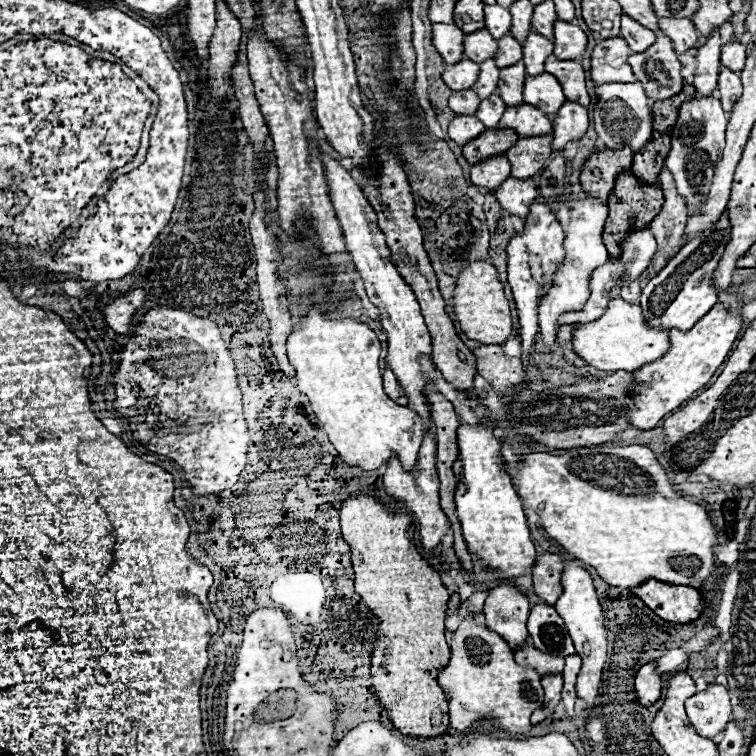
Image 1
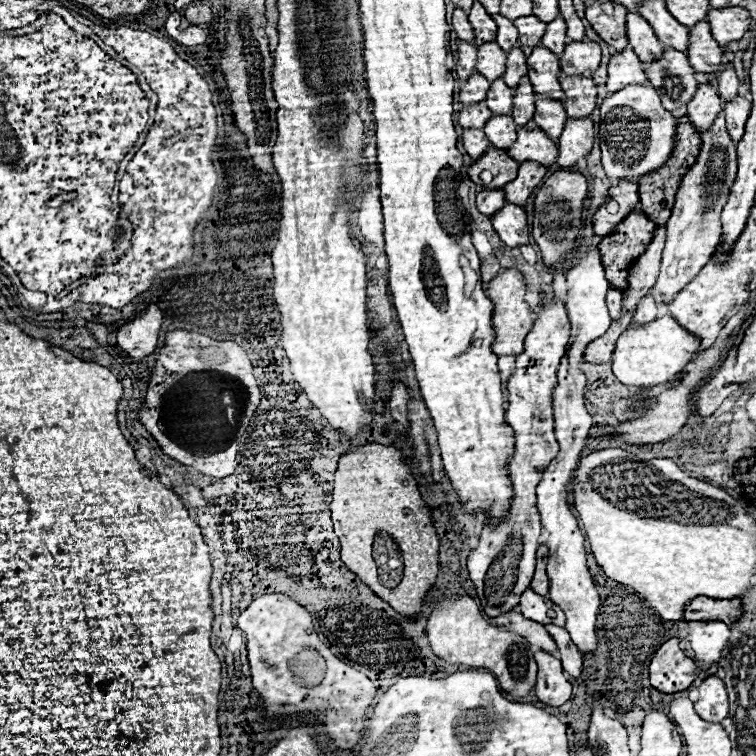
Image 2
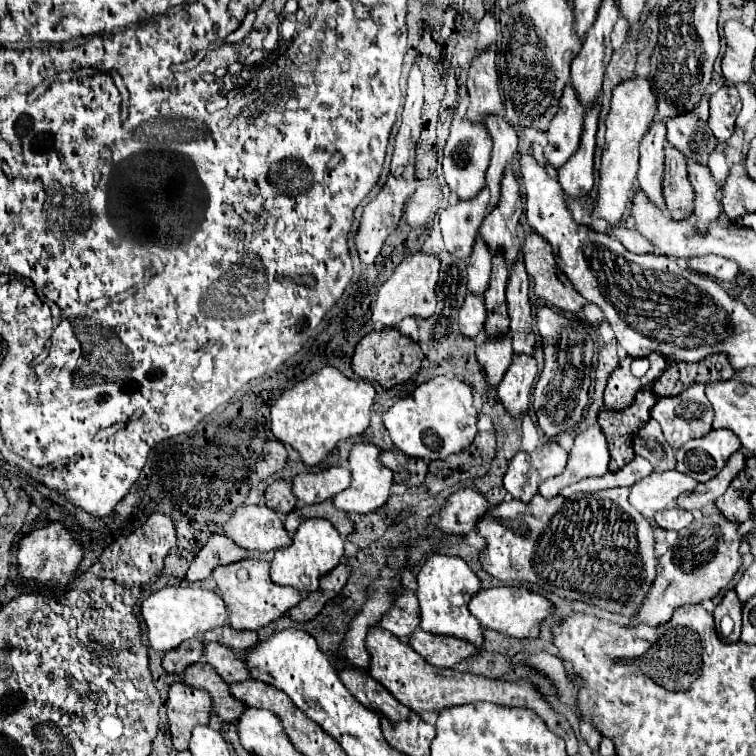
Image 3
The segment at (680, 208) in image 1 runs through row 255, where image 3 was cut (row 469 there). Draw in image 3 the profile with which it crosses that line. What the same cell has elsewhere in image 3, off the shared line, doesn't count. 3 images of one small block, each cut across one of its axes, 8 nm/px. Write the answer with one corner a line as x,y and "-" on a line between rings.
650,420
640,430
640,434
634,436
634,452
646,458
656,472
676,468
674,448
664,440
664,434
660,430
660,424
656,424
656,420

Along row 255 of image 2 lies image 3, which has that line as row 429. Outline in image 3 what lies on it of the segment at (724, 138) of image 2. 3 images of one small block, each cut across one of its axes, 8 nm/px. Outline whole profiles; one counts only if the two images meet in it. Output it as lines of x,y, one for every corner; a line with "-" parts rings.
692,384
686,392
670,398
660,398
656,406
652,408
652,418
662,426
662,432
666,436
666,442
672,448
680,448
688,440
702,438
712,430
712,404
708,404
708,398
704,394
704,384

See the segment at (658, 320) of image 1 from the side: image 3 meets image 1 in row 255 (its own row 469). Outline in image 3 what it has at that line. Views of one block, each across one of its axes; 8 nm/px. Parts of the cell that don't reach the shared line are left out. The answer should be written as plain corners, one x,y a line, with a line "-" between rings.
712,430
700,440
684,444
676,450
676,470
692,476
698,482
712,480
726,464
726,460
740,448
740,440
728,430

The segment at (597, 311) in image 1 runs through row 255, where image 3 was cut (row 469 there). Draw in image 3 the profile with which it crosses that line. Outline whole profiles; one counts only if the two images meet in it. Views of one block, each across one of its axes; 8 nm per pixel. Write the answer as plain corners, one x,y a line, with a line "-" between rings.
636,456
632,462
628,462
618,472
606,472
600,478
584,478
584,480
564,488
564,492
560,492
560,494
562,496
572,496
572,494
578,494
578,492
598,492
598,490
616,488
616,486
632,486
652,472
654,472
652,464
648,460

